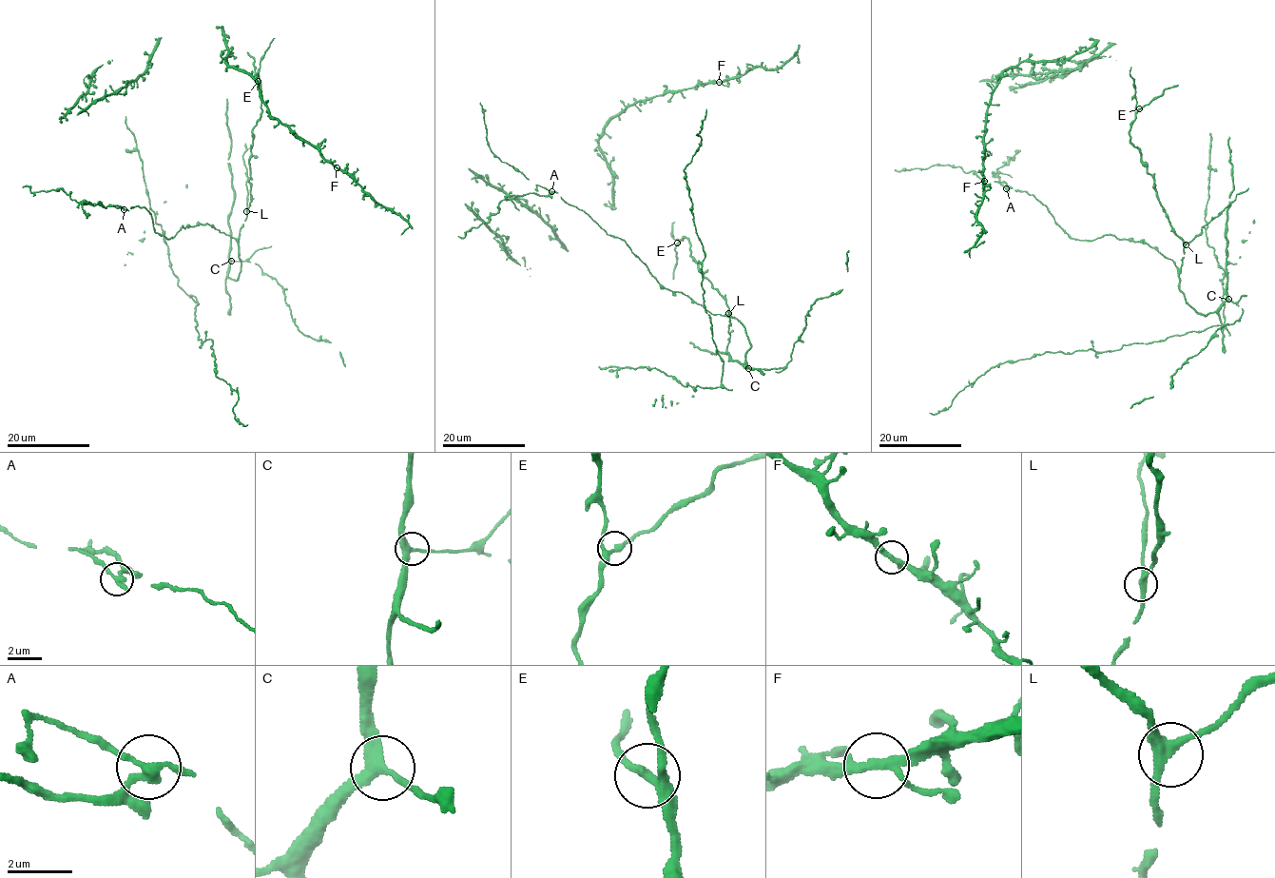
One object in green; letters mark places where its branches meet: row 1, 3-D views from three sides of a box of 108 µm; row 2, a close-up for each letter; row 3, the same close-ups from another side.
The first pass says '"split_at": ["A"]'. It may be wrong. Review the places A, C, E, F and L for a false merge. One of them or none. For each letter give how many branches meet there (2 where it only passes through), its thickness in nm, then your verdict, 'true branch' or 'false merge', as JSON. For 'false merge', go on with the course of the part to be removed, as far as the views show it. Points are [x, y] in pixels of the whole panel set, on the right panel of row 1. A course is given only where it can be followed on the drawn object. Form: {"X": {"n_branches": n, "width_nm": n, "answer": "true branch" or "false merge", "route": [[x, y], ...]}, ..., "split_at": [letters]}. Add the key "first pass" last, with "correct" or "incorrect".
{"A": {"n_branches": 3, "width_nm": 220, "answer": "false merge", "route": [[1006, 189], [1008, 186], [998, 181], [996, 170], [1007, 165], [1010, 157], [1014, 159], [1019, 151], [1016, 149]]}, "C": {"n_branches": 3, "width_nm": 280, "answer": "true branch"}, "E": {"n_branches": 3, "width_nm": 240, "answer": "true branch"}, "F": {"n_branches": 3, "width_nm": 240, "answer": "true branch"}, "L": {"n_branches": 3, "width_nm": 280, "answer": "true branch"}, "split_at": ["A"], "first pass": "correct"}

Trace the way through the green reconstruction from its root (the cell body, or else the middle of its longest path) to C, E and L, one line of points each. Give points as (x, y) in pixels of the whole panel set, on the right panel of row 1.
C: (1153, 177), (1155, 196), (1172, 231), (1183, 241), (1179, 290), (1185, 300), (1204, 315), (1213, 313), (1228, 299)
E: (1153, 177), (1147, 172), (1139, 150), (1130, 141), (1130, 123), (1139, 108)
L: (1153, 177), (1155, 196), (1170, 227), (1186, 244)

